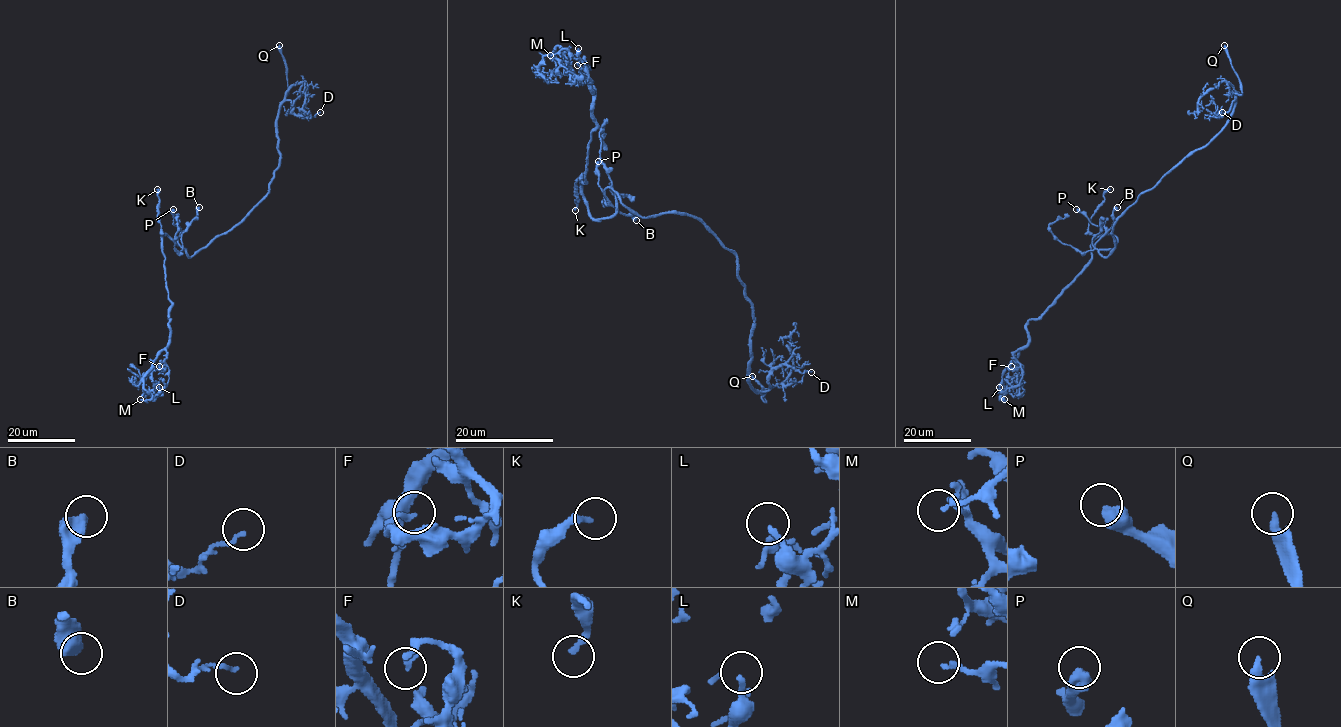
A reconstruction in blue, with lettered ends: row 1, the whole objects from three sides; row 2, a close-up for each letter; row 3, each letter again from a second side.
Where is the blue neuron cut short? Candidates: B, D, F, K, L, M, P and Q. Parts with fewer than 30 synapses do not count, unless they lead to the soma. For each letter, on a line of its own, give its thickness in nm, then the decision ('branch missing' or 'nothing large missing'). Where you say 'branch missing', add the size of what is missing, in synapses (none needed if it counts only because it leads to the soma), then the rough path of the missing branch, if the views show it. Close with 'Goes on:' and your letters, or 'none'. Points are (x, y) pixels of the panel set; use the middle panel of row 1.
B: 600 nm | nothing large missing
D: 130 nm | nothing large missing
F: 160 nm | nothing large missing
K: 200 nm | nothing large missing
L: 180 nm | nothing large missing
M: 170 nm | nothing large missing
P: 550 nm | nothing large missing
Q: 280 nm | branch missing | (752, 376), (756, 378), (755, 371), (743, 369), (737, 376), (725, 376), (728, 381)
Goes on: Q

